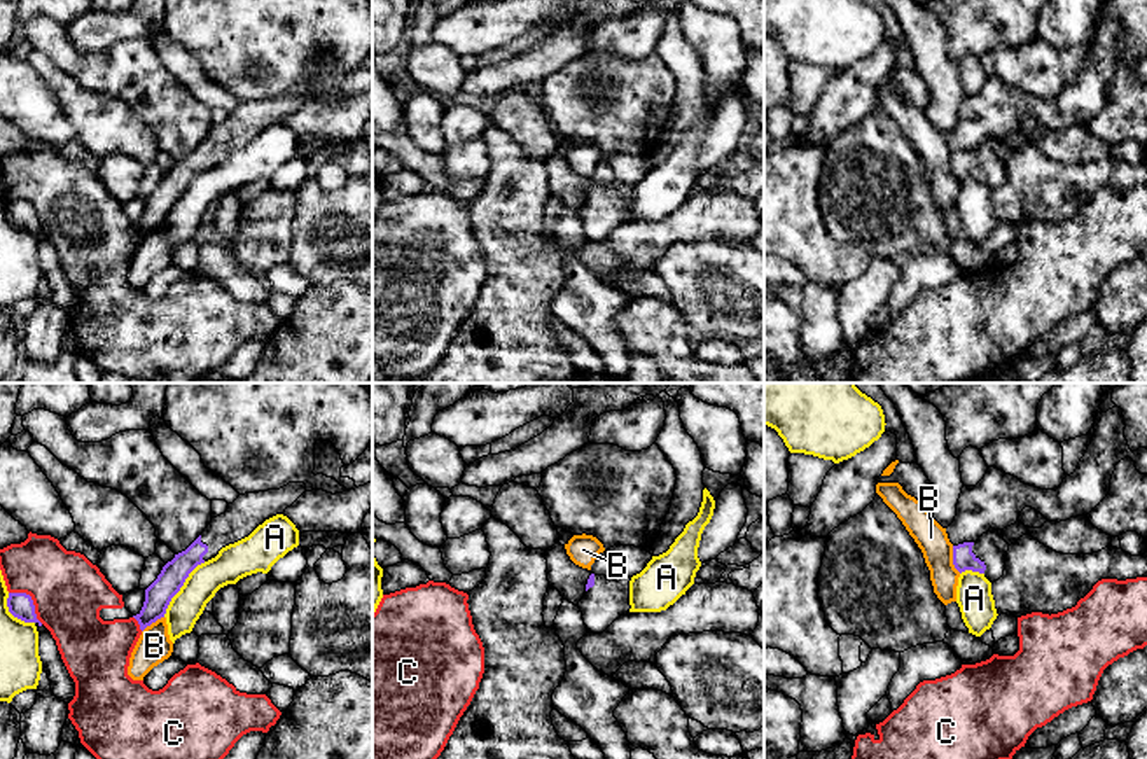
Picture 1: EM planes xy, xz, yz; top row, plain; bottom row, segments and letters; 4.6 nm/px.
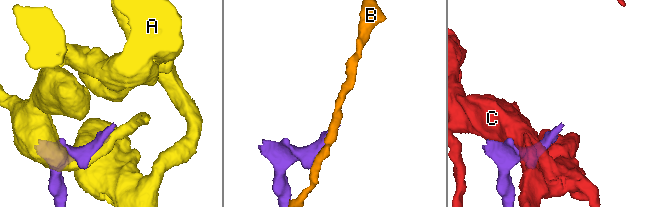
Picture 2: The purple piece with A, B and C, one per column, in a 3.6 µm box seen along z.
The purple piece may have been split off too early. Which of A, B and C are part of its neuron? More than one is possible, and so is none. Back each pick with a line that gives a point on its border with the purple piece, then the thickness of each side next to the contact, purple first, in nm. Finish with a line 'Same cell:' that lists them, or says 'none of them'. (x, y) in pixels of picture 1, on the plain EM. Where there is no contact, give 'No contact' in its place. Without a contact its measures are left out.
Same cell: none of them

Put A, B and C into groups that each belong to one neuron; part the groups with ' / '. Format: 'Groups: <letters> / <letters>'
Groups: A / B / C

